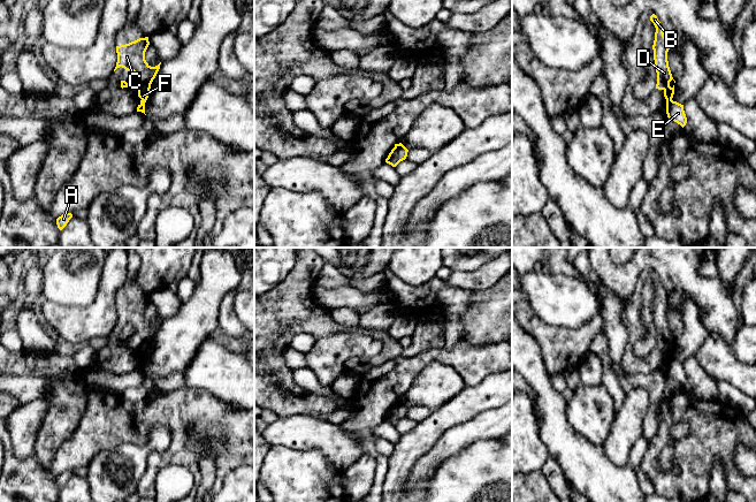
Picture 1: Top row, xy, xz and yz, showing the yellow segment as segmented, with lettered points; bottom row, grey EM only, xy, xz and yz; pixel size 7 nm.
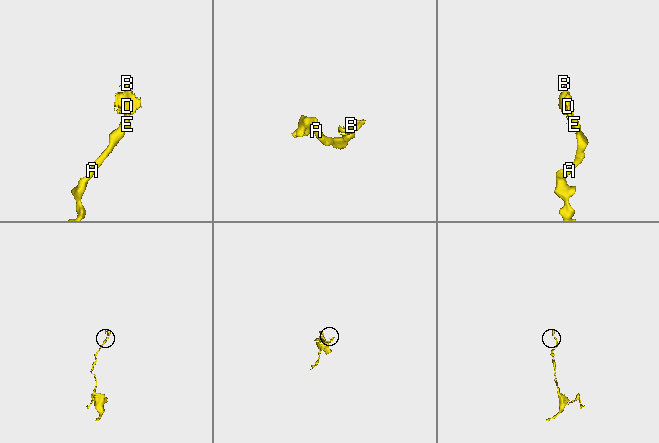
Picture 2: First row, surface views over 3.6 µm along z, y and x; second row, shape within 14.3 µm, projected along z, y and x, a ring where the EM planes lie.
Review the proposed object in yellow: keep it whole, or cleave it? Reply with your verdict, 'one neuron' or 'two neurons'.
two neurons

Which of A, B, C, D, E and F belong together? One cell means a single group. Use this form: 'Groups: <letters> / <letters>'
Groups: A E / B C D F

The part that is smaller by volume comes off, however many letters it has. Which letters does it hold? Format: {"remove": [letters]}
{"remove": ["B", "C", "D", "F"]}

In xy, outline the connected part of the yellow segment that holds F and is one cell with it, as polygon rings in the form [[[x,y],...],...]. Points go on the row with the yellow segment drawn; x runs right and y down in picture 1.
[[[148,37],[139,38],[125,45],[116,46],[117,62],[114,71],[122,67],[135,74],[135,85],[138,89],[138,97],[142,99],[137,107],[139,112],[148,98],[151,84],[155,78],[161,62],[151,67],[145,60],[145,52],[150,45]]]

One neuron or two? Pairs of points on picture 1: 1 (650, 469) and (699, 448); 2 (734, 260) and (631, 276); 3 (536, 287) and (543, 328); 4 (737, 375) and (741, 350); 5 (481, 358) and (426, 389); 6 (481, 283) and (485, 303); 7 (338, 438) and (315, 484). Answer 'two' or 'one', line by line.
1: one
2: two
3: two
4: two
5: two
6: two
7: two

